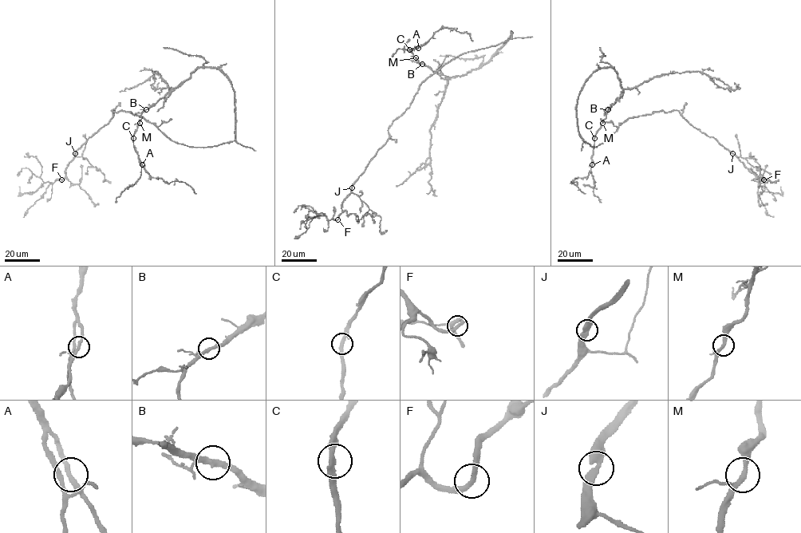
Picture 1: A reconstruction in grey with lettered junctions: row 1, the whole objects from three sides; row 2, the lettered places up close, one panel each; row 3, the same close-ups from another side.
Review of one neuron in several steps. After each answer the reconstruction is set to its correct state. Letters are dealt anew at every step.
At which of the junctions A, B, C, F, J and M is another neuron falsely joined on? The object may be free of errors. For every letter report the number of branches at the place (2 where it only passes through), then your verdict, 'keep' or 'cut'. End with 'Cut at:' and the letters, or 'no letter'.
A: 2 | keep
B: 2 | keep
C: 2 | keep
F: 2 | keep
J: 2 | keep
M: 2 | keep
Cut at: no letter

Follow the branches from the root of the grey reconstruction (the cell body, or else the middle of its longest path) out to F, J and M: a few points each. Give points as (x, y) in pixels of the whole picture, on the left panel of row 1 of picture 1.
F: (218, 145), (191, 147), (176, 143), (144, 118), (112, 110), (110, 120), (76, 151), (61, 179)
J: (218, 145), (191, 147), (176, 143), (144, 118), (128, 112), (112, 110), (110, 120), (90, 136), (76, 153)
M: (218, 145), (234, 140), (235, 125), (234, 91), (218, 69), (199, 67), (146, 109), (140, 123)

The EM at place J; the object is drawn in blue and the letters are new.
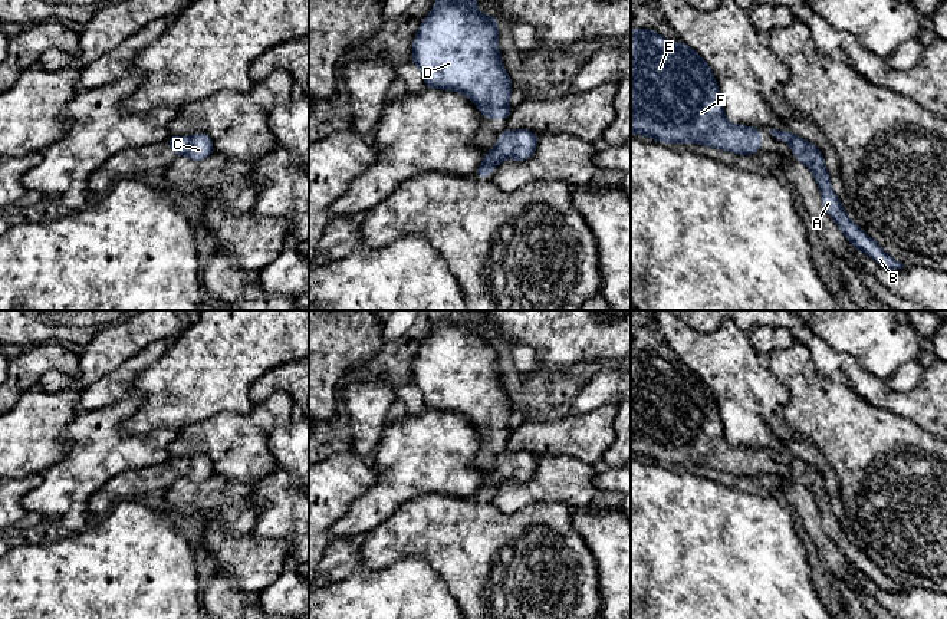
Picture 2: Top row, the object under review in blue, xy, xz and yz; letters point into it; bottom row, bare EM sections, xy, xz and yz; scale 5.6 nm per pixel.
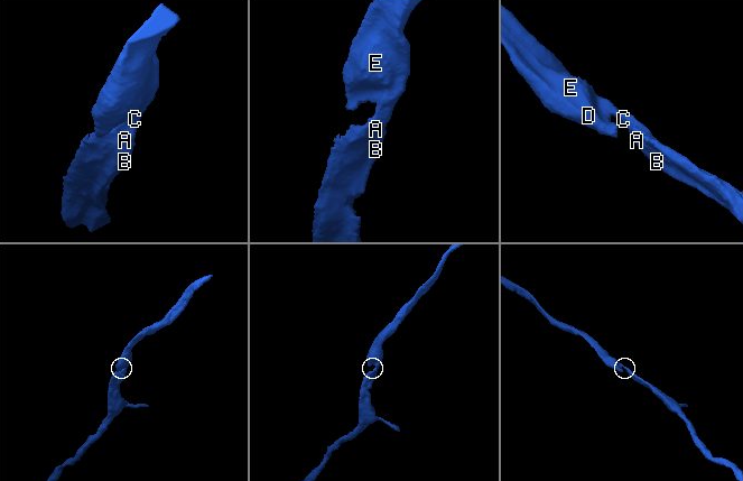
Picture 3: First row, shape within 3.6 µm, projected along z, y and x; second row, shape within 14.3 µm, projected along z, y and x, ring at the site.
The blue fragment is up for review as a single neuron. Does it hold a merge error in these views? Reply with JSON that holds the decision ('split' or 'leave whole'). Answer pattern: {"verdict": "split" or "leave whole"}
{"verdict": "leave whole"}

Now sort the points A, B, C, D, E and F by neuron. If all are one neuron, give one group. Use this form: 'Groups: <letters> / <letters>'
Groups: A B C D E F

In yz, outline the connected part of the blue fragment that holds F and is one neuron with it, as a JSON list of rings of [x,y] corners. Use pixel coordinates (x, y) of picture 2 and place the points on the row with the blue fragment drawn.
[[[631,29],[631,132],[665,144],[693,142],[742,155],[762,149],[760,128],[734,125],[726,118],[708,63],[683,40],[673,43],[647,29]]]

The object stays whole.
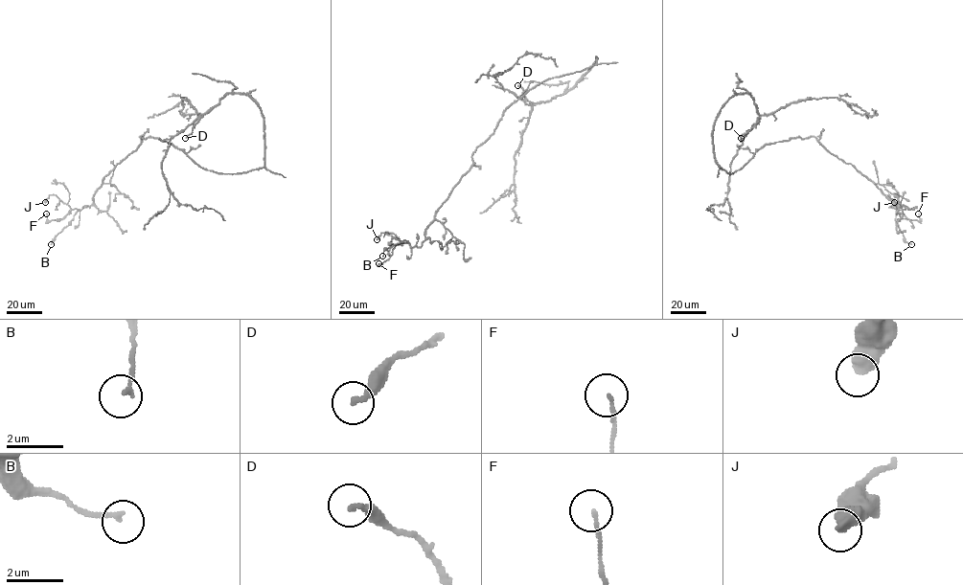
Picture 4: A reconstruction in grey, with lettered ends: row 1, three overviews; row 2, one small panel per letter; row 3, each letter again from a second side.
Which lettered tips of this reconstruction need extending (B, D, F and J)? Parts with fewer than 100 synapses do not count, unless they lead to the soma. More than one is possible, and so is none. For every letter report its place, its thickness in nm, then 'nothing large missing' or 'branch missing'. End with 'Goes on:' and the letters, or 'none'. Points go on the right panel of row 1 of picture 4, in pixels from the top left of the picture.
B: place (911, 244); calibre 140 nm; nothing large missing
D: place (741, 138); calibre 220 nm; nothing large missing
F: place (918, 213); calibre 120 nm; nothing large missing
J: place (894, 202); calibre 550 nm; nothing large missing
Goes on: none

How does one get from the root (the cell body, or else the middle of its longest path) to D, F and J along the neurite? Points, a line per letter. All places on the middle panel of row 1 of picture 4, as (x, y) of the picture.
D: (579, 72), (595, 65), (597, 57), (573, 87), (550, 101), (533, 103), (526, 99), (523, 90), (517, 85)
F: (579, 72), (547, 78), (512, 103), (436, 213), (422, 245), (401, 242), (378, 263)
J: (579, 72), (544, 80), (505, 109), (421, 247), (382, 233), (377, 239)

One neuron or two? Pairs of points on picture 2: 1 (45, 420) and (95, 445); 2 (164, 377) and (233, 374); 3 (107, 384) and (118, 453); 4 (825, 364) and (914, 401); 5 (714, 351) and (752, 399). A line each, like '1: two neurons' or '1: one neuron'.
1: two neurons
2: one neuron
3: two neurons
4: one neuron
5: one neuron

